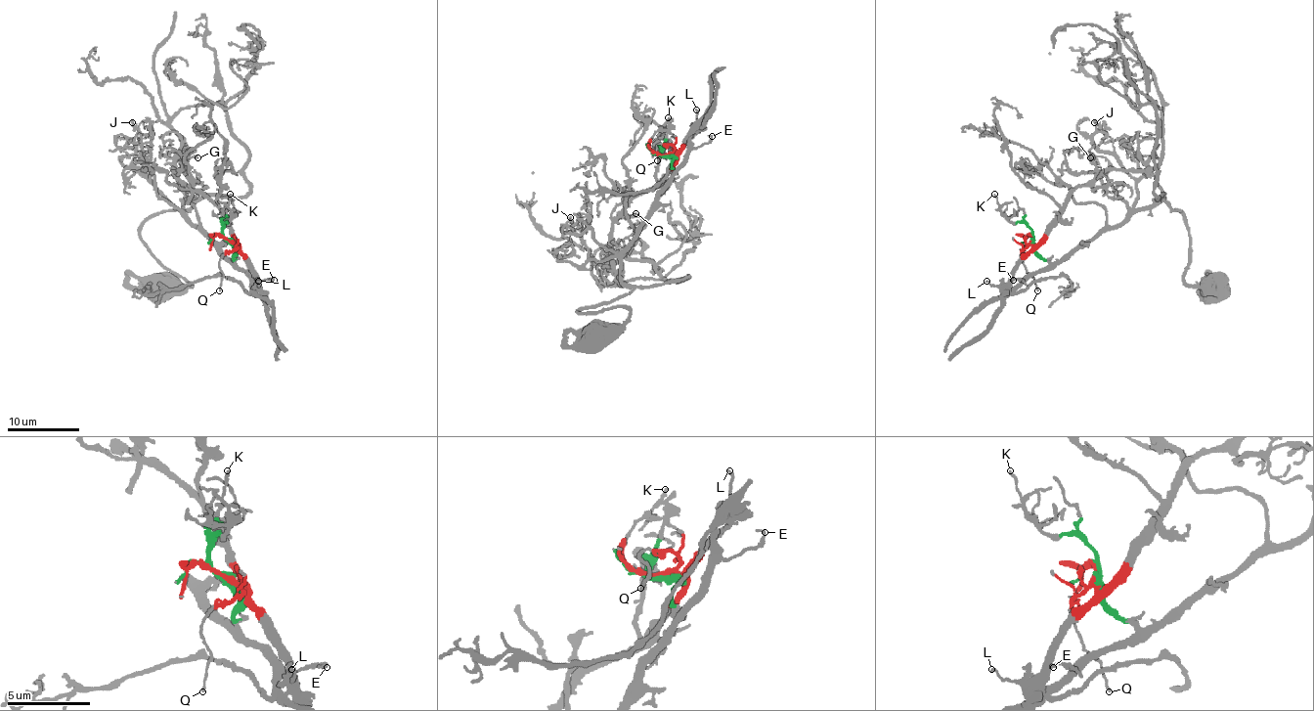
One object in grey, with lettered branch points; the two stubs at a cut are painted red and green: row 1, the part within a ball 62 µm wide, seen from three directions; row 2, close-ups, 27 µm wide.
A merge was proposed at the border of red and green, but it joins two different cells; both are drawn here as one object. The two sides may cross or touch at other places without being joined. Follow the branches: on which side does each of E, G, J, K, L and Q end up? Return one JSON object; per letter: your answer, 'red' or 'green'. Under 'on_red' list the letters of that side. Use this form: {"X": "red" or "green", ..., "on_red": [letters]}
{"E": "green", "G": "red", "J": "green", "K": "green", "L": "red", "Q": "red", "on_red": ["G", "L", "Q"]}

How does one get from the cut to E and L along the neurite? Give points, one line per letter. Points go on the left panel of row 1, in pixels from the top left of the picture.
E: (227, 239), (236, 264), (257, 282), (274, 280)
L: (227, 239), (257, 279), (259, 286), (257, 280)

